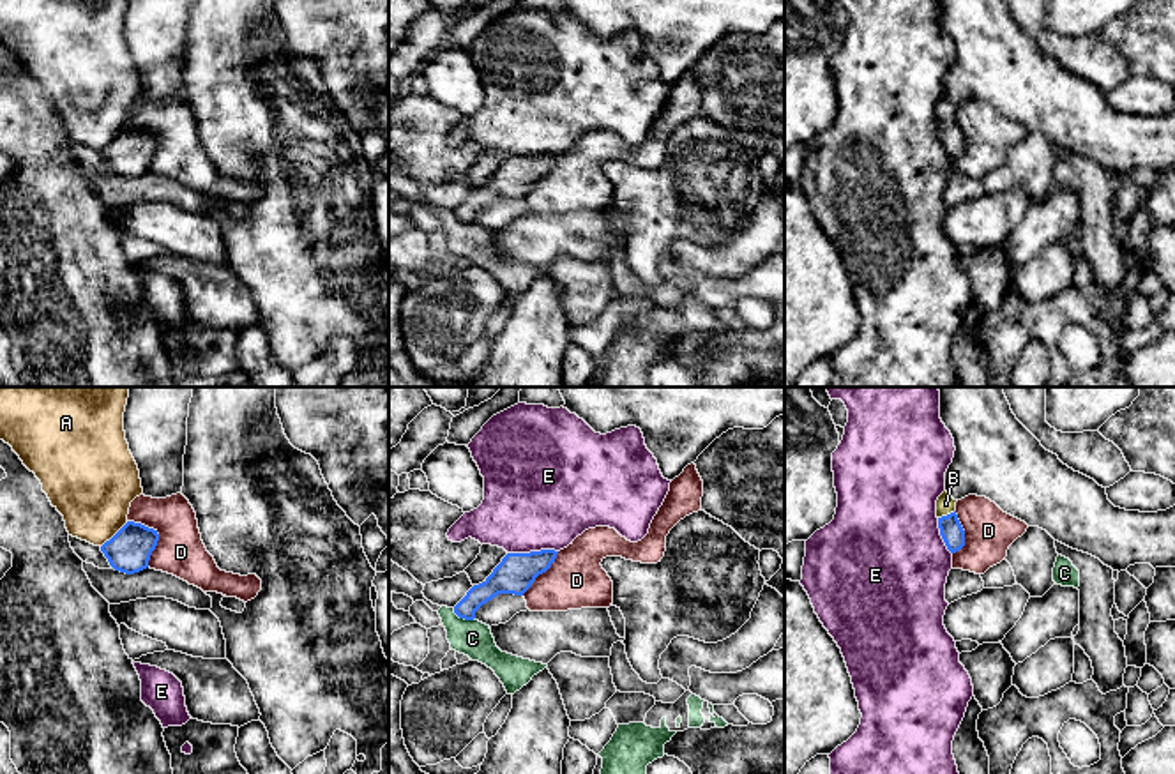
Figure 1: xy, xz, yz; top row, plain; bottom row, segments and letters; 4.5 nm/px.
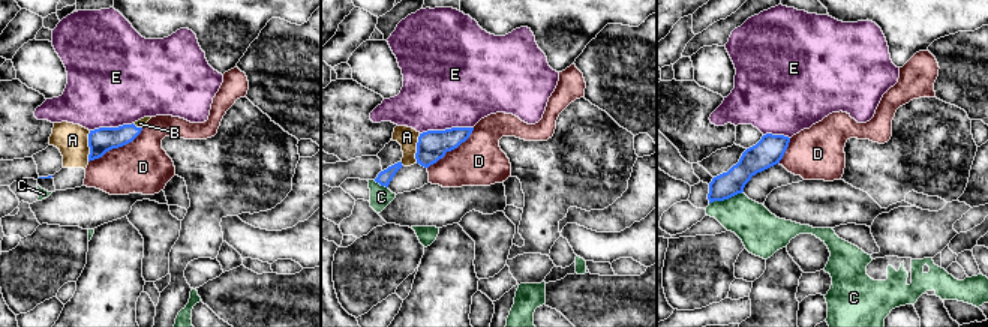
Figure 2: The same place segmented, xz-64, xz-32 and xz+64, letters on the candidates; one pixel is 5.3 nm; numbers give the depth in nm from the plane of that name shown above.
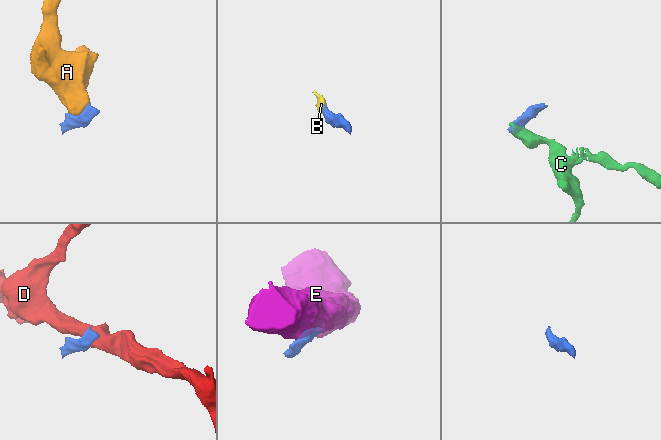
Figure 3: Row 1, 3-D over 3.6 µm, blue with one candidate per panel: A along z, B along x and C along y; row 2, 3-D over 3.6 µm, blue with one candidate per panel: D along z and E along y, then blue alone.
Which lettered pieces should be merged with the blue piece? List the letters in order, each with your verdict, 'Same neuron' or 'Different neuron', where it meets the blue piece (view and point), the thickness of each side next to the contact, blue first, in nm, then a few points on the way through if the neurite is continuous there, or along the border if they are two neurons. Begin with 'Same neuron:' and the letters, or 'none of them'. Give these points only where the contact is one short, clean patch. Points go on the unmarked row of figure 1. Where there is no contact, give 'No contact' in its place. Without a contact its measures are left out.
Same neuron: B
A: Different neuron. Touches blue at xy (115, 138). Thickness 200 nm (blue) against 380 nm. Boundary: xy (128, 126), (101, 151)
B: Same neuron. Touches blue at yz (947, 119). Thickness 110 nm (blue) against 90 nm. Path across: yz (951, 135), (947, 119), (946, 108)
C: Different neuron. Touches blue at xz (463, 221). Thickness 130 nm (blue) against 160 nm. Boundary: xz (453, 212), (460, 221), (474, 223)
D: Different neuron. Touches blue at xy (158, 140). Thickness 200 nm (blue) against 220 nm. Boundary: xy (128, 124), (140, 126), (158, 138), (158, 149), (147, 170)
E: Different neuron. Touches blue at xz (532, 156). Thickness 180 nm (blue) against 480 nm. Boundary: xz (557, 154), (507, 158)

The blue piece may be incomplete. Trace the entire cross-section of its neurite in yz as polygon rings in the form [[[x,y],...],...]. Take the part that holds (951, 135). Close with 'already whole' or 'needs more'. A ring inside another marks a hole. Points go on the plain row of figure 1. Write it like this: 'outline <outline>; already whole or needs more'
outline [[[947,95],[936,104],[936,122],[940,140],[951,157],[959,156],[965,150],[965,134],[956,118],[956,106]]]; needs more

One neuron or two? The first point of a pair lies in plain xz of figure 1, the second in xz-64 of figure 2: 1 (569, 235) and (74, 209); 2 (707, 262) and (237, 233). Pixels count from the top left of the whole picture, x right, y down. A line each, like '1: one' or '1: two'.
1: one
2: two

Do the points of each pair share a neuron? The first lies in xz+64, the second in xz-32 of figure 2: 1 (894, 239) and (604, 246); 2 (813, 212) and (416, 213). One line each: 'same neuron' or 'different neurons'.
1: different neurons
2: same neuron

